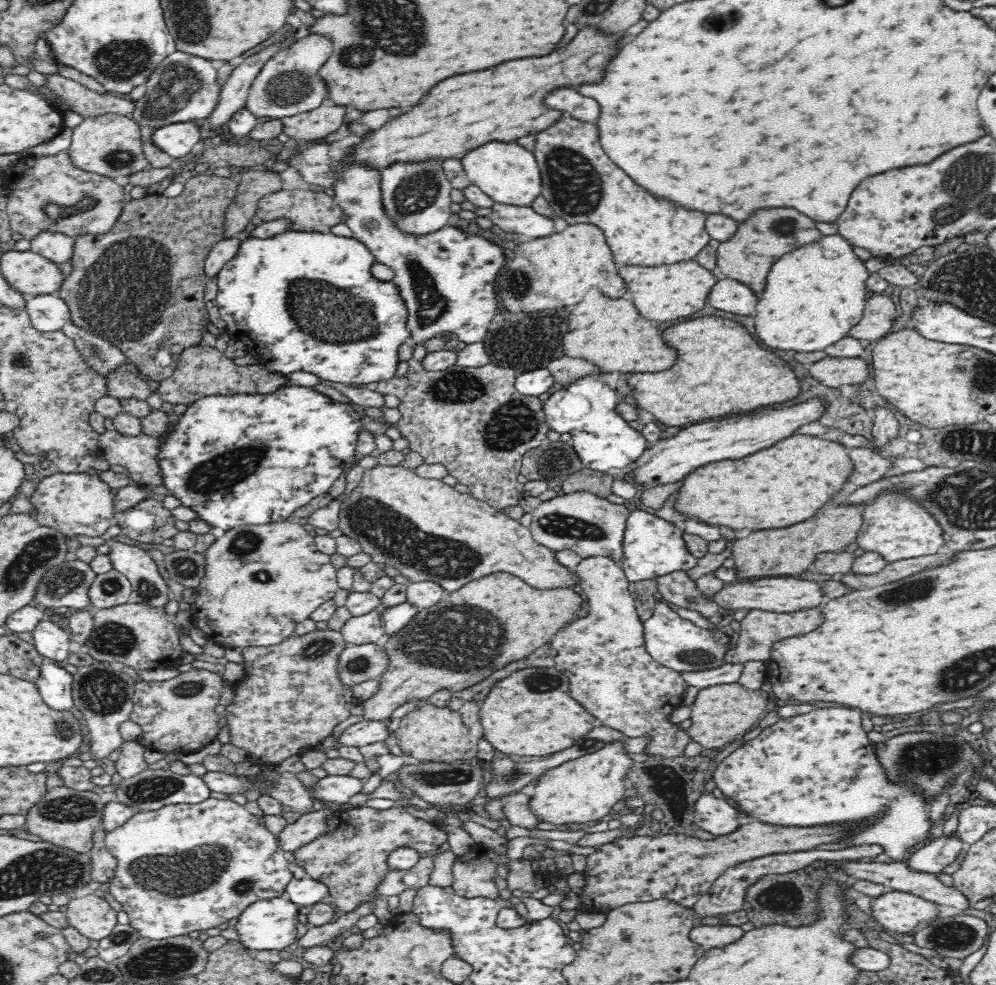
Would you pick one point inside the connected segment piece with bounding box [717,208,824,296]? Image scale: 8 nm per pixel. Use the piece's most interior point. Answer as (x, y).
(769, 234)

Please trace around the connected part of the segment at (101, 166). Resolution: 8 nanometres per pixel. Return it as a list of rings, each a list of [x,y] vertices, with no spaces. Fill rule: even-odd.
[[[114,113],[84,119],[72,128],[71,144],[67,153],[74,167],[115,181],[122,181],[149,167],[138,123],[133,118]]]

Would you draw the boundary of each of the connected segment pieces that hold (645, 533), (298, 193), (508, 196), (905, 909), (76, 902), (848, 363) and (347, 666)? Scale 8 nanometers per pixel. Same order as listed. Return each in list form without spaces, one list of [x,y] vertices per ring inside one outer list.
[[[632,508],[623,538],[621,567],[630,584],[638,581],[655,580],[676,571],[687,571],[696,566],[697,558],[686,548],[685,532],[675,524],[662,520],[657,515]]]
[[[280,189],[263,196],[258,202],[255,216],[258,216],[262,222],[282,219],[286,222],[286,230],[284,231],[300,232],[312,232],[318,226],[336,226],[336,224],[345,223],[349,217],[330,191],[322,193],[303,189]]]
[[[489,142],[470,151],[461,160],[472,185],[476,185],[495,203],[531,207],[542,192],[542,173],[533,152],[517,142]]]
[[[891,890],[876,897],[871,906],[871,916],[878,927],[900,937],[940,912],[938,904],[908,892]]]
[[[94,893],[70,900],[67,906],[65,914],[70,927],[76,928],[85,938],[100,941],[110,936],[117,926],[116,910],[110,908],[105,898],[98,898]]]
[[[830,357],[812,363],[809,374],[828,388],[840,389],[842,386],[862,386],[868,378],[868,364],[860,357]]]
[[[375,643],[349,645],[340,653],[338,677],[342,684],[353,687],[377,679],[388,664],[386,651]]]

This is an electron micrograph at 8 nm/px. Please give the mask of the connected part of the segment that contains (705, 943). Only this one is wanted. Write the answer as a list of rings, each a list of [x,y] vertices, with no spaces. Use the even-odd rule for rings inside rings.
[[[708,922],[695,927],[689,935],[694,943],[700,944],[705,950],[709,948],[722,948],[736,940],[741,940],[745,932],[735,925],[719,925],[716,922]]]

